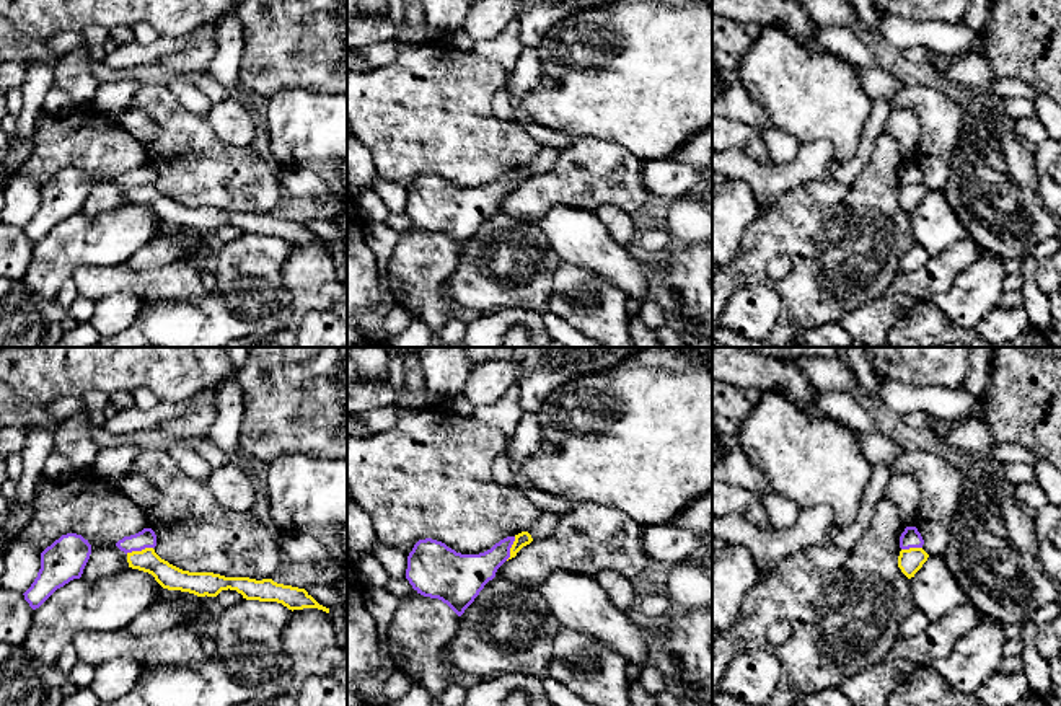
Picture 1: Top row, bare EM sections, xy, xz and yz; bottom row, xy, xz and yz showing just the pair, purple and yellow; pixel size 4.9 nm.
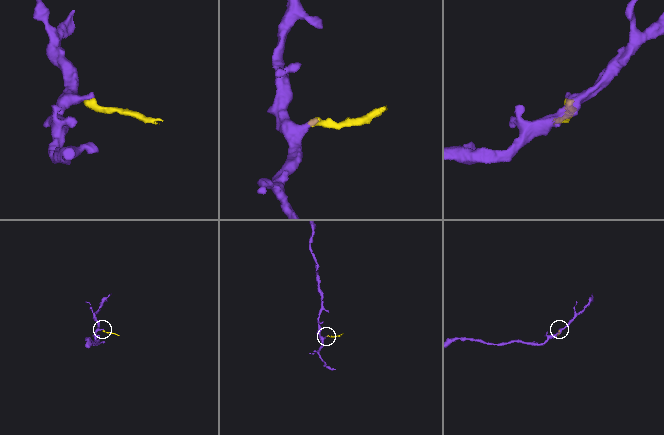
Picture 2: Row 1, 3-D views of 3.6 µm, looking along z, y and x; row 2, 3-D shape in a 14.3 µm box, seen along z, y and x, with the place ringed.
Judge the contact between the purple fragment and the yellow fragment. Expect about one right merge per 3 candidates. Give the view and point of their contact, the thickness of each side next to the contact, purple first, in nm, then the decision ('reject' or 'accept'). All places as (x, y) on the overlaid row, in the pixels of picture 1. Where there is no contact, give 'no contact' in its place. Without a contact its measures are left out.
xy (139, 550) | 90/120 nm | reject

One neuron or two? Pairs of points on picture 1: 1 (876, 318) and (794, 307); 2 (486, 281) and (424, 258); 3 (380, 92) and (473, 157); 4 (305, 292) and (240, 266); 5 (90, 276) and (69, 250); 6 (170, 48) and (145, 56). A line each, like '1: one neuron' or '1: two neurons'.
1: two neurons
2: two neurons
3: one neuron
4: two neurons
5: two neurons
6: one neuron

